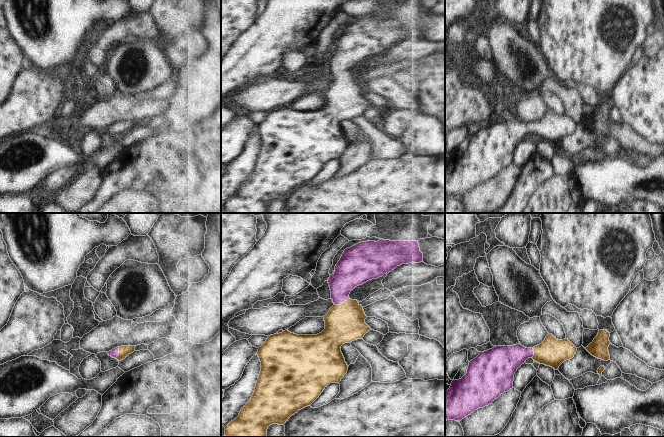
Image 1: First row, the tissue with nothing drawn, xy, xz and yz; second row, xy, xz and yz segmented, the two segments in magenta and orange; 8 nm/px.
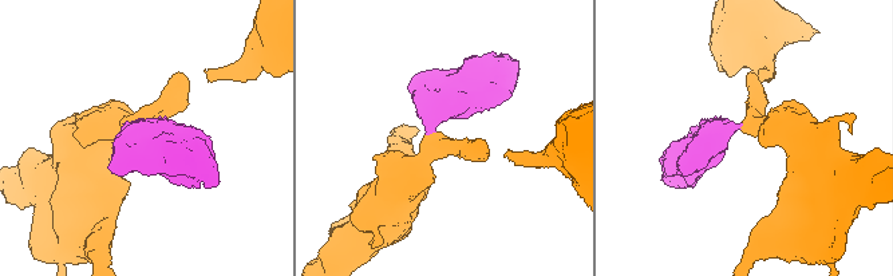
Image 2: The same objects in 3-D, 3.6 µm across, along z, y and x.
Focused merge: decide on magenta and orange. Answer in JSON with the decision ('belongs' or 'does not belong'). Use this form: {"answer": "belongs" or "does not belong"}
{"answer": "belongs"}

